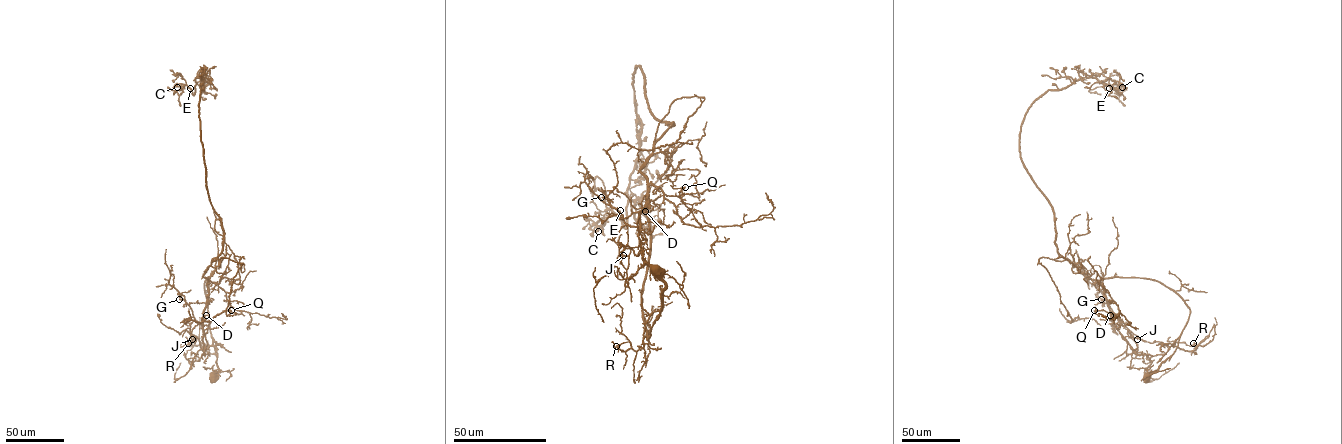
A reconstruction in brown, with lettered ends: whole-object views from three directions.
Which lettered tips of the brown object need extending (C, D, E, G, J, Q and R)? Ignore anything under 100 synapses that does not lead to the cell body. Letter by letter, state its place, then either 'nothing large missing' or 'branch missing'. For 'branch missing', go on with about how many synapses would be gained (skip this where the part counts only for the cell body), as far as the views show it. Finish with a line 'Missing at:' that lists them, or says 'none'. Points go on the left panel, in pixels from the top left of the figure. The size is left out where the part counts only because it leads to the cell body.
C: (177, 87) | nothing large missing
D: (206, 315) | nothing large missing
E: (190, 88) | branch missing | 170 syn
G: (179, 299) | nothing large missing
J: (192, 339) | nothing large missing
Q: (231, 310) | nothing large missing
R: (188, 343) | nothing large missing
Missing at: E

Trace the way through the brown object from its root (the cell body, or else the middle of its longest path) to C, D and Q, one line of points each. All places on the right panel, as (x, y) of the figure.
C: (1146, 378), (1189, 308), (1159, 281), (1092, 280), (1062, 257), (1020, 151), (1047, 91), (1122, 87)
D: (1146, 378), (1175, 350), (1189, 308), (1159, 281), (1110, 277), (1100, 281), (1110, 315)
Q: (1146, 378), (1177, 347), (1190, 312), (1185, 302), (1159, 281), (1110, 277), (1092, 281), (1120, 310), (1094, 310)

